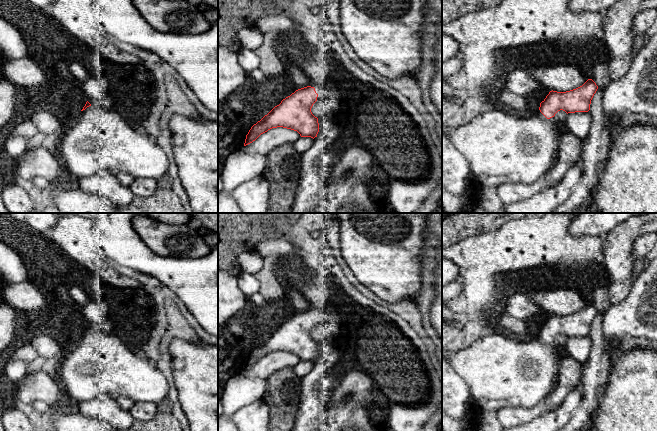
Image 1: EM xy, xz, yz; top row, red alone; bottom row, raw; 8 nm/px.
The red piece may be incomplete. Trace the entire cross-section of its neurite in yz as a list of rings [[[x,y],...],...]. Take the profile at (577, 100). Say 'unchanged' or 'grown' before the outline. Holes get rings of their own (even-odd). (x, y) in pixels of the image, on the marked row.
grown; [[[588,79],[582,86],[566,91],[550,91],[540,103],[536,113],[518,114],[506,108],[502,110],[484,111],[478,114],[466,125],[461,125],[452,131],[445,131],[451,143],[460,151],[469,162],[475,184],[483,187],[497,188],[504,183],[532,184],[544,175],[554,164],[559,147],[559,128],[561,127],[555,114],[563,110],[567,114],[588,112],[591,100],[598,86],[592,79]]]

